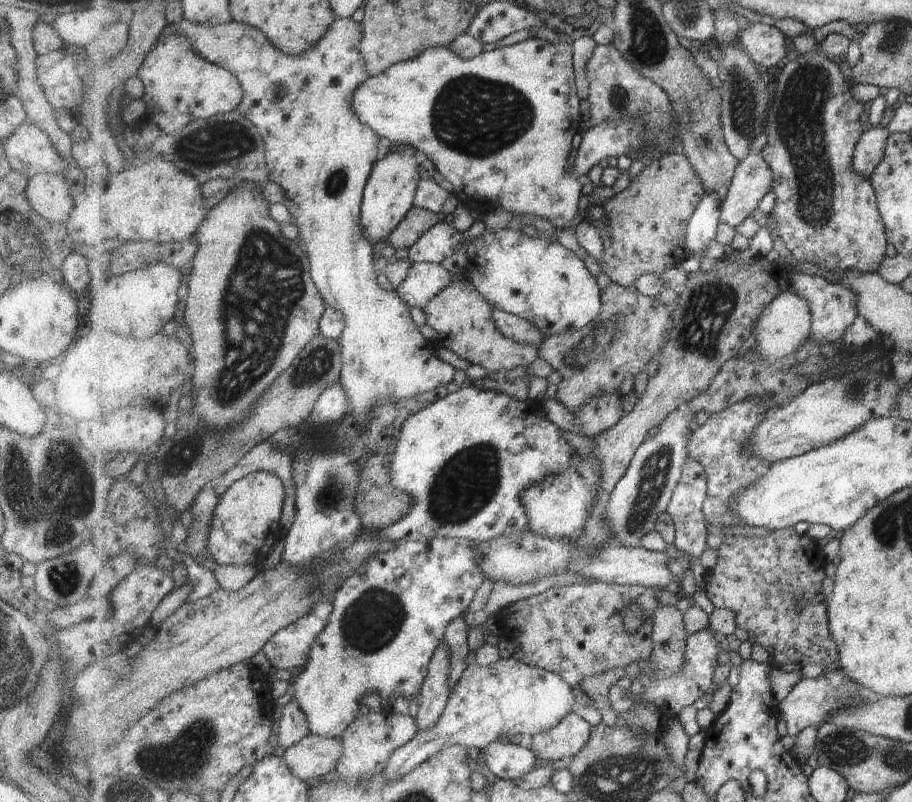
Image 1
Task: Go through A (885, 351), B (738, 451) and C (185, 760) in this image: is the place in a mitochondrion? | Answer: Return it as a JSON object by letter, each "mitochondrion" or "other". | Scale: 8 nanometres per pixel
{"A":"other","B":"other","C":"mitochondrion"}

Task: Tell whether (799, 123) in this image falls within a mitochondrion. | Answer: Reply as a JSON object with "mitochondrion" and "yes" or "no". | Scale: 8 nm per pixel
{"mitochondrion":"yes"}

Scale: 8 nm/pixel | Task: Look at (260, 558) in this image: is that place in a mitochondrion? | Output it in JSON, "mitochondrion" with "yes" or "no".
{"mitochondrion":"no"}

